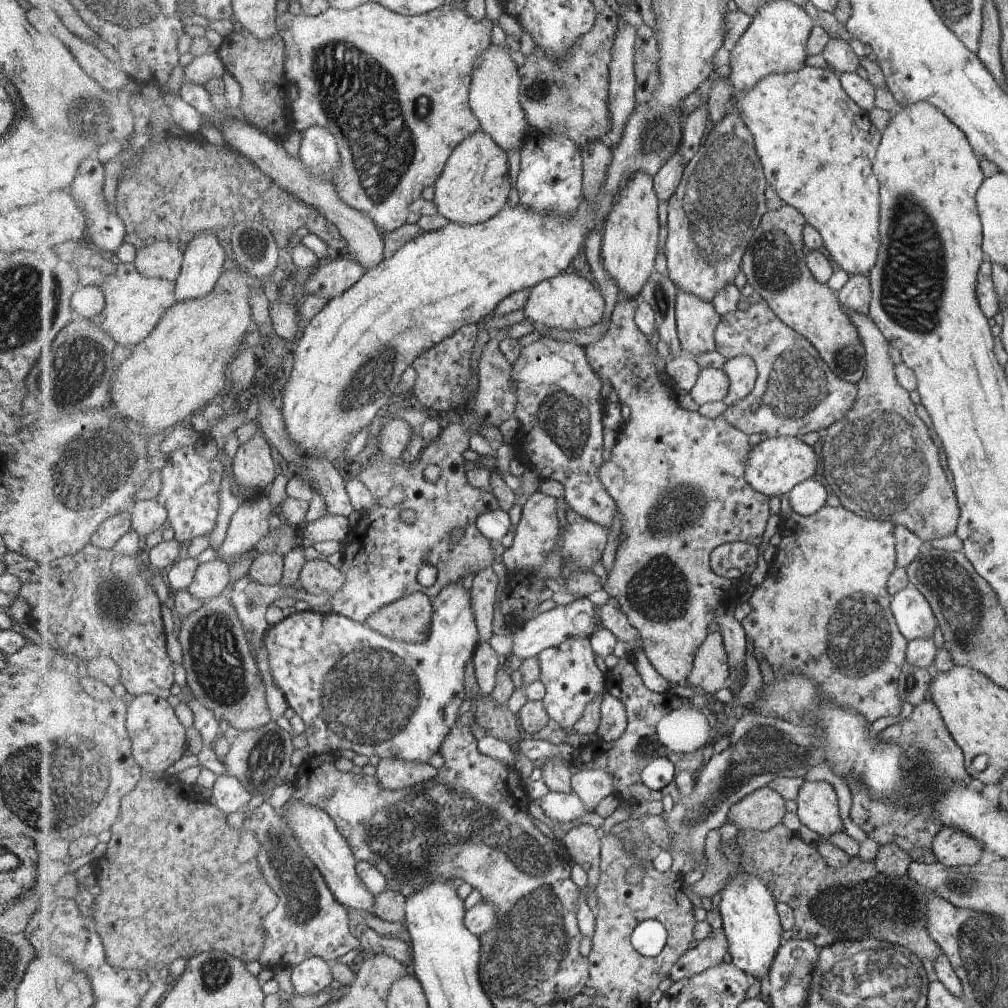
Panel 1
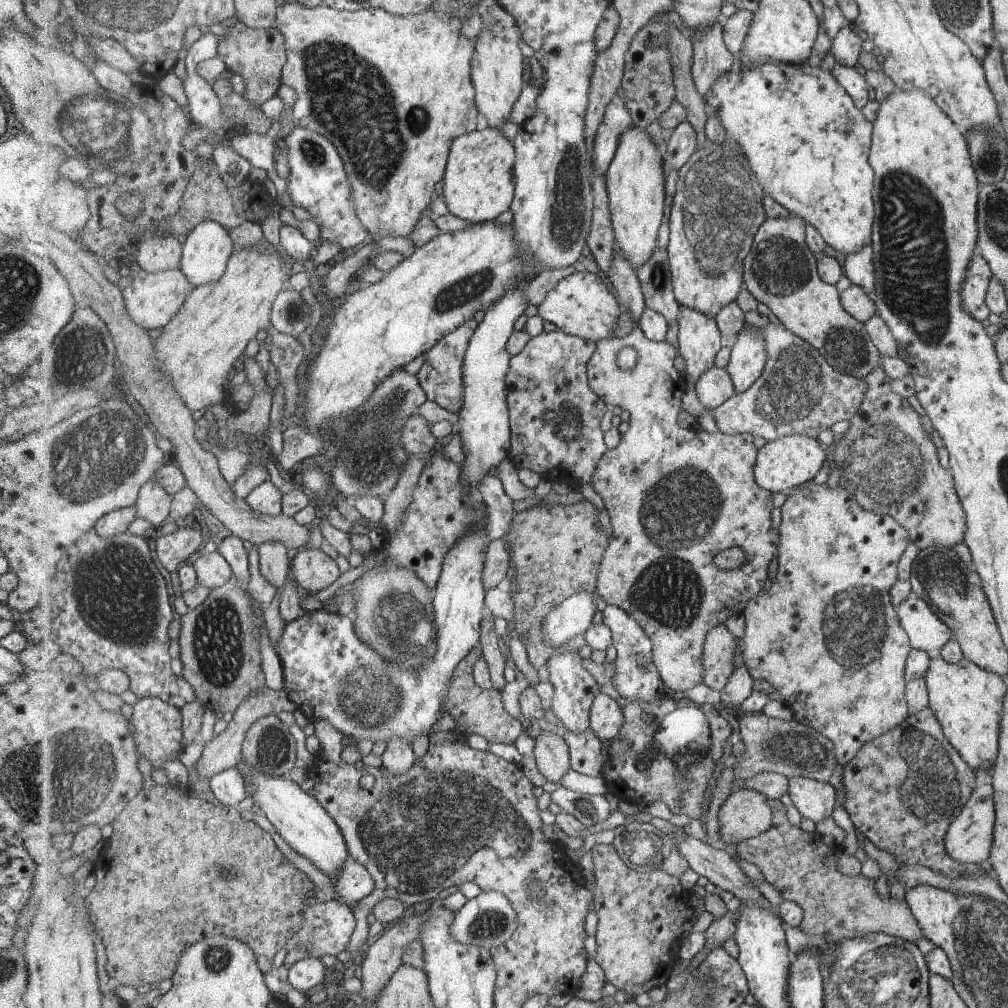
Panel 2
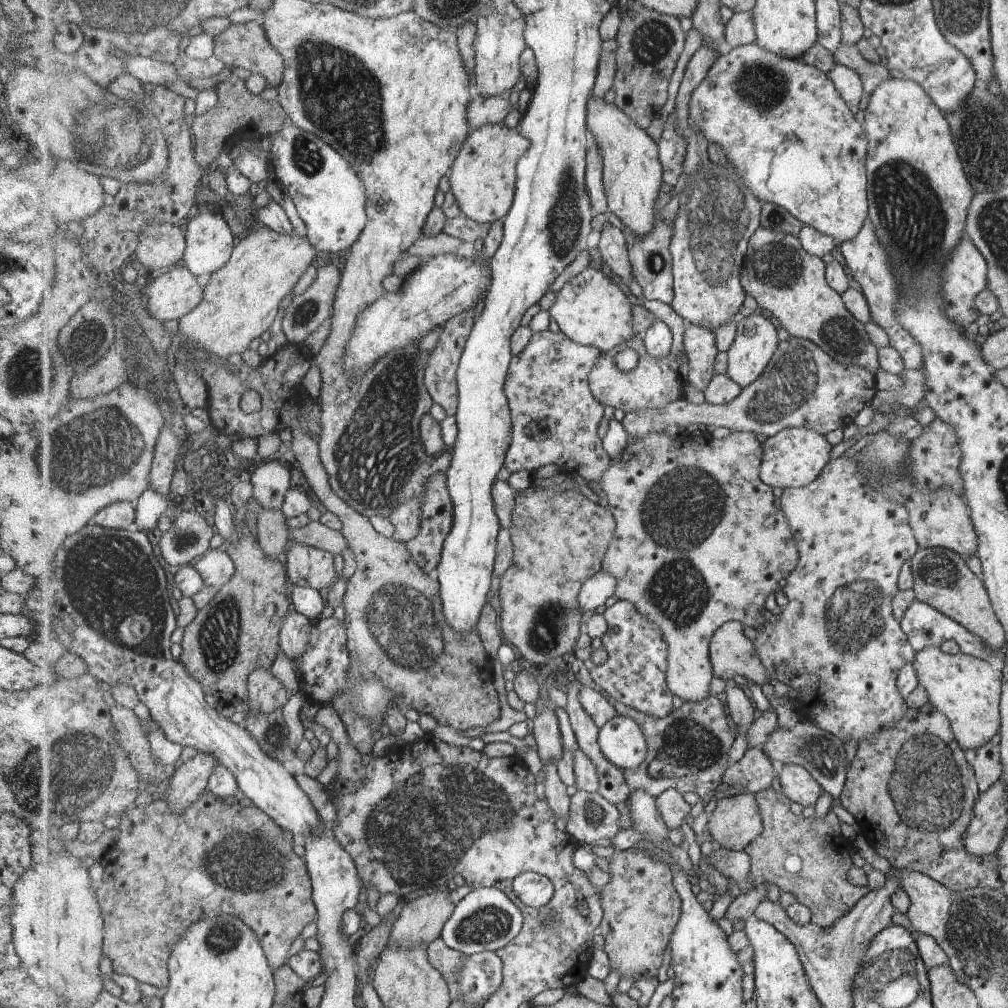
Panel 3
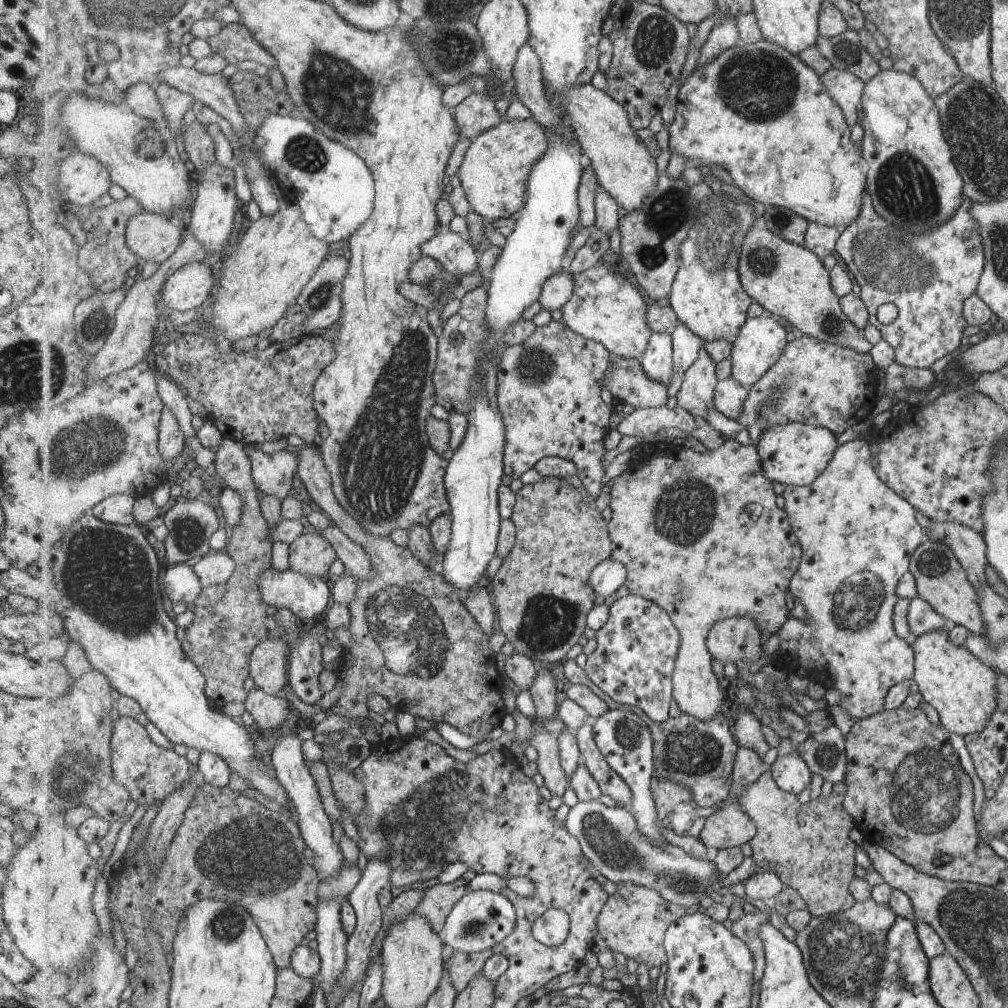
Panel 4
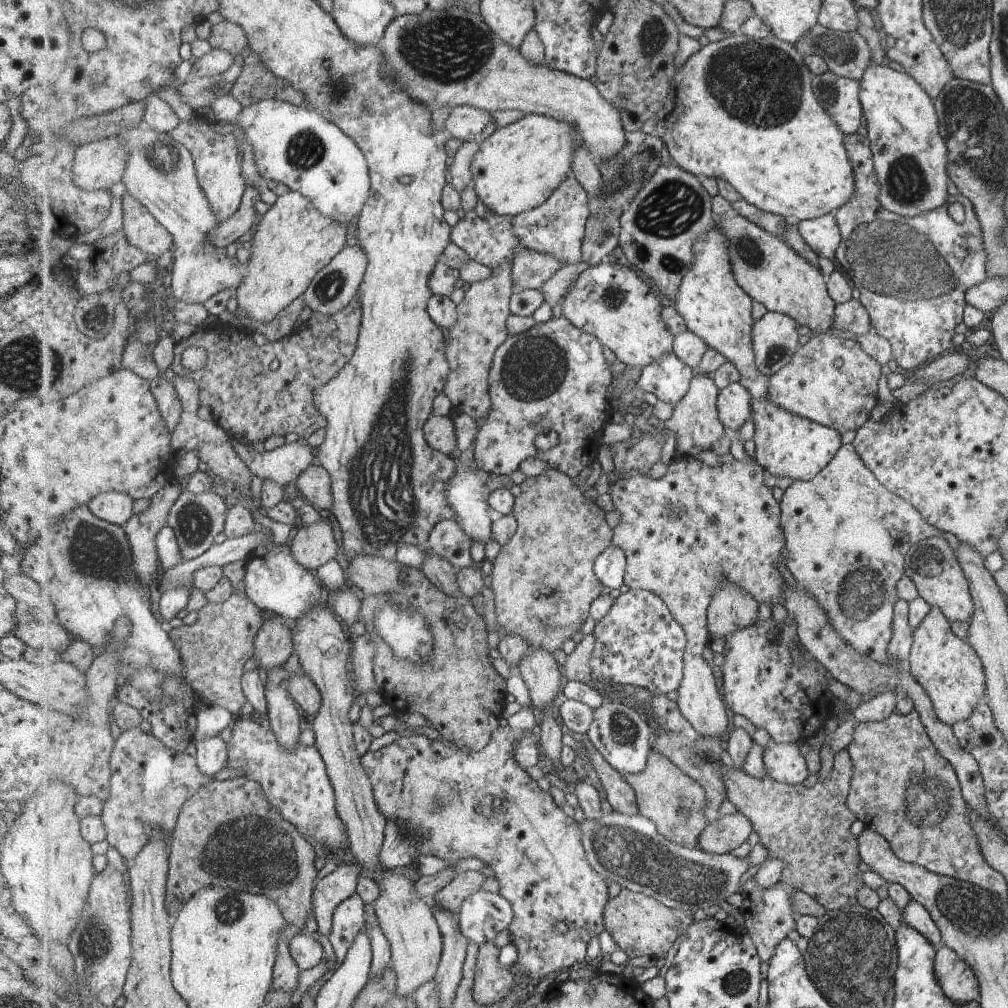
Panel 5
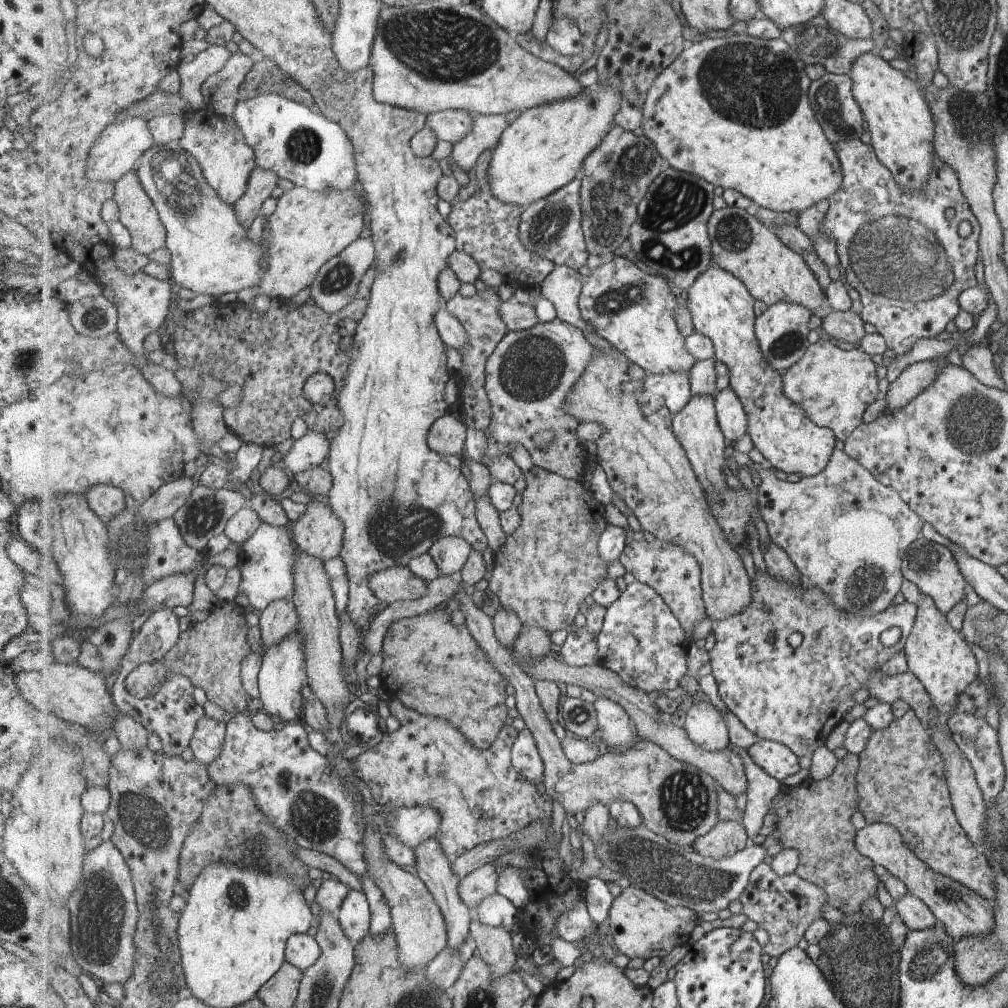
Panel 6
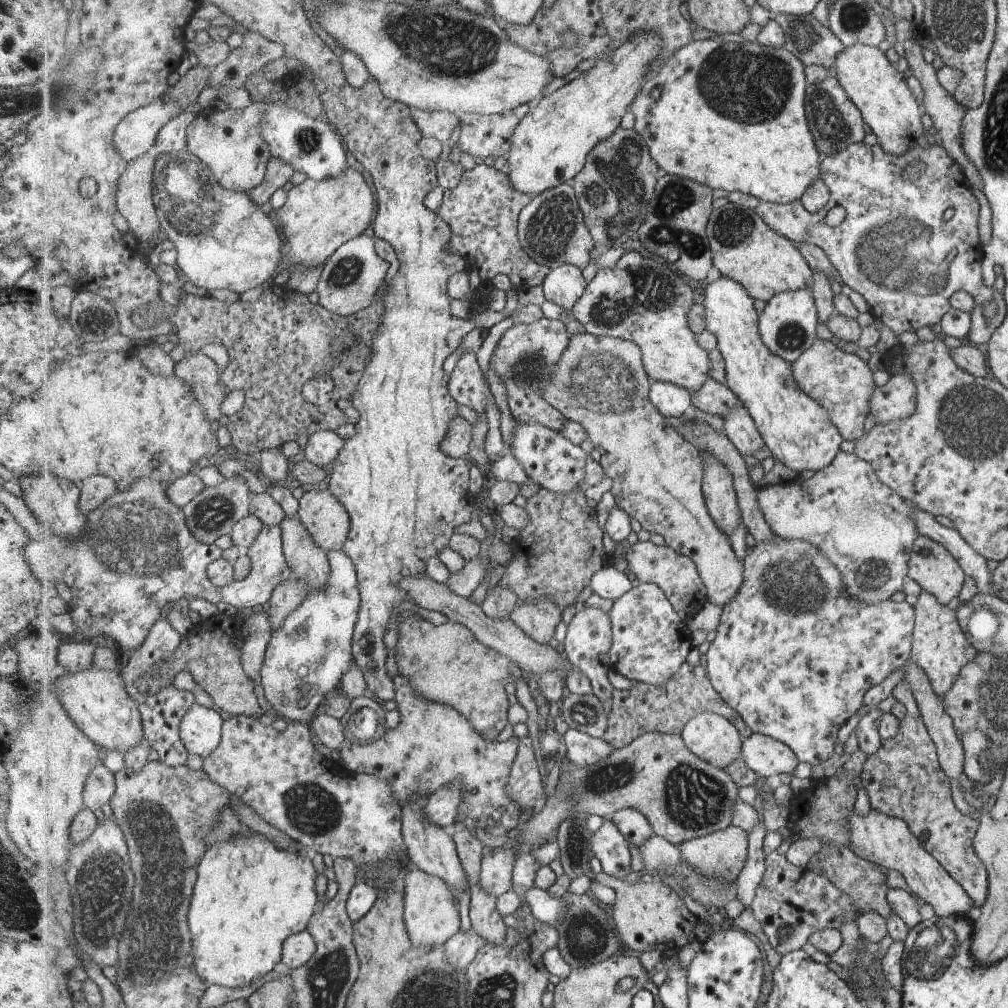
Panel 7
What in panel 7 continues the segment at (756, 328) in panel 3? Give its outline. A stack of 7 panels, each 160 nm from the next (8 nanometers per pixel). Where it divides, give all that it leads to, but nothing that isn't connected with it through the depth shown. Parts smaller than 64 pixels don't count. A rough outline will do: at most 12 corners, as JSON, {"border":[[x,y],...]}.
{"border":[[812,285],[782,292],[761,334],[793,364],[824,335]]}

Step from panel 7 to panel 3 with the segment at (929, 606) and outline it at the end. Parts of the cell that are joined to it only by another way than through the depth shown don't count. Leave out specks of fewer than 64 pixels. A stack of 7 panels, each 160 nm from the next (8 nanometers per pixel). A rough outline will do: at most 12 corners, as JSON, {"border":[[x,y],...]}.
{"border":[[938,646],[911,663],[961,750],[1000,728],[1002,671]]}

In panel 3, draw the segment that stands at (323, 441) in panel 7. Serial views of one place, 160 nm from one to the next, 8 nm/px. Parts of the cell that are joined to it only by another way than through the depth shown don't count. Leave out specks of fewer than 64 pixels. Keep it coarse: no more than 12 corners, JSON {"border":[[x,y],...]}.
{"border":[[288,464],[252,469],[253,499],[282,511],[291,487]]}

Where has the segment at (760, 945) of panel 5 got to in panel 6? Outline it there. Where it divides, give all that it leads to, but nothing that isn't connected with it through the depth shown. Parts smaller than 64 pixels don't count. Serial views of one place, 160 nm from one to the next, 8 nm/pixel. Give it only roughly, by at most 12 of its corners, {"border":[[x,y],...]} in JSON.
{"border":[[761,863],[742,912],[769,934],[778,959],[824,916],[828,894]]}

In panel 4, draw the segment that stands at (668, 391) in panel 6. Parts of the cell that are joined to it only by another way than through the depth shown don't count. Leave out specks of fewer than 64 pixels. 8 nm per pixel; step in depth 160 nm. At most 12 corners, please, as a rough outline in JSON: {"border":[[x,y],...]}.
{"border":[[653,333],[641,364],[666,387],[674,377],[674,342]]}

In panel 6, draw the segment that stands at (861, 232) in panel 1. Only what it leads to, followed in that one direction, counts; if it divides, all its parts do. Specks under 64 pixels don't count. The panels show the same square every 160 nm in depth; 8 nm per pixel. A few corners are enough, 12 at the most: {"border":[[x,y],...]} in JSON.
{"border":[[783,38],[687,45],[642,130],[669,167],[803,212],[844,182]]}

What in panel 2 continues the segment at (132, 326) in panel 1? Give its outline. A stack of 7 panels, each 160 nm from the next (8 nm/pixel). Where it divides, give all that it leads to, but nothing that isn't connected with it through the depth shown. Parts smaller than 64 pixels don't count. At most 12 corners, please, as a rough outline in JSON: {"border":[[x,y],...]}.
{"border":[[141,269],[124,288],[145,331],[163,329],[194,286],[181,269]]}

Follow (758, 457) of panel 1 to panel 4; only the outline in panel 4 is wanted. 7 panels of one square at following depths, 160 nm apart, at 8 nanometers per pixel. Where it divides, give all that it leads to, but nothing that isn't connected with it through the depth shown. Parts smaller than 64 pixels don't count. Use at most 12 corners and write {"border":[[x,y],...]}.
{"border":[[790,422],[761,432],[765,474],[808,485],[837,449],[830,428]]}

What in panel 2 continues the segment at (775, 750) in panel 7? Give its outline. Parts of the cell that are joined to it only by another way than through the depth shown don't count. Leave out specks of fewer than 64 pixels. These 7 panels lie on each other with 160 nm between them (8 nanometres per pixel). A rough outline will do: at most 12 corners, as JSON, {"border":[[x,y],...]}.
{"border":[[811,777],[789,779],[793,805],[814,824],[831,818],[835,787]]}

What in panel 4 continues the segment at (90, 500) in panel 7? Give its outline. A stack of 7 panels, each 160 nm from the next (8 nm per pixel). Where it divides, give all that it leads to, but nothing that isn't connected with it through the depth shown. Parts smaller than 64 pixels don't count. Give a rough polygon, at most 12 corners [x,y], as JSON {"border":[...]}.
{"border":[[111,495],[91,512],[106,523],[136,524],[134,495]]}

